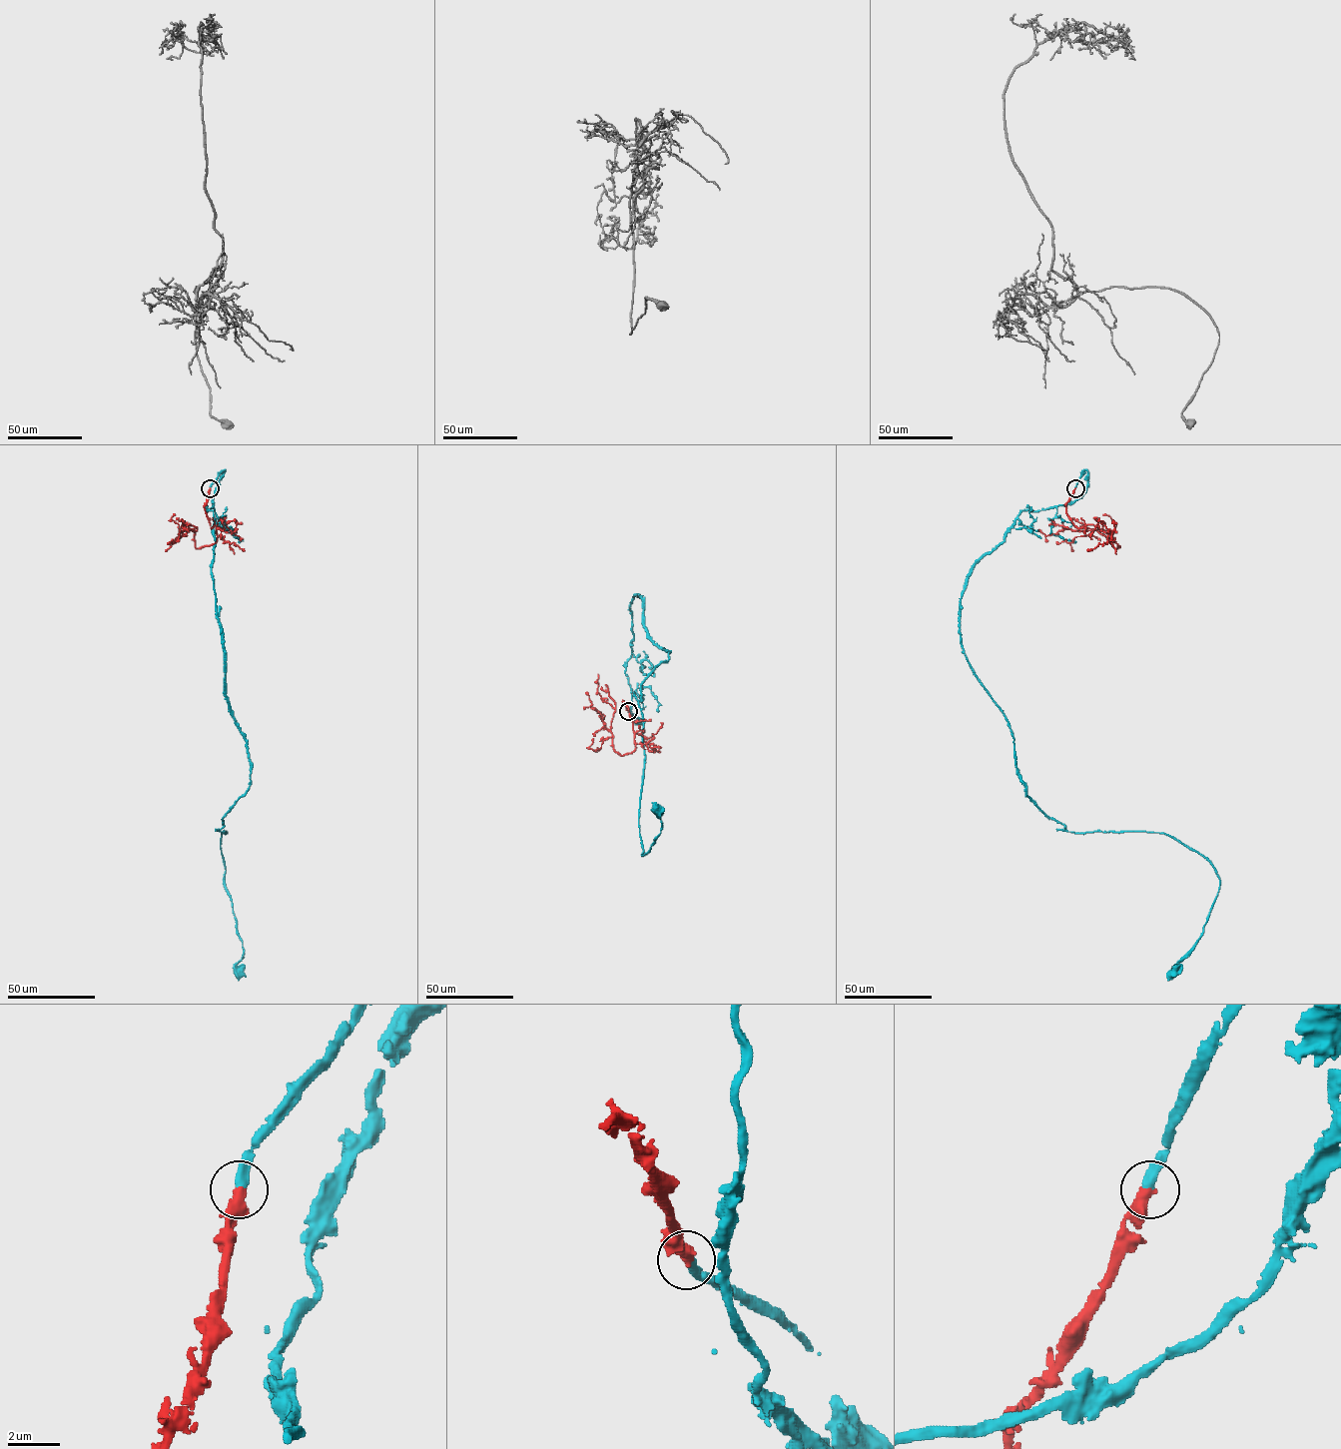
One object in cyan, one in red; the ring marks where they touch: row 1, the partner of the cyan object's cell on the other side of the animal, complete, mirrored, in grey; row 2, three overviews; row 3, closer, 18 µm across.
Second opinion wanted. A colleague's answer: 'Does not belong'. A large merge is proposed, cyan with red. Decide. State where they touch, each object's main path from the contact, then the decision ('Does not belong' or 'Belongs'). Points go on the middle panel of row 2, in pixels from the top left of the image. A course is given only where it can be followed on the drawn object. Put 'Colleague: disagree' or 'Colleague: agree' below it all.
Place: (628, 711). Course of cyan: (628, 711), (642, 723), (625, 674), (638, 594), (669, 651), (638, 702), (642, 855), (657, 810). Course of red: (628, 711), (623, 701), (636, 749), (619, 755), (610, 730), (615, 709), (597, 691), (598, 674). Belongs
Colleague: disagree

